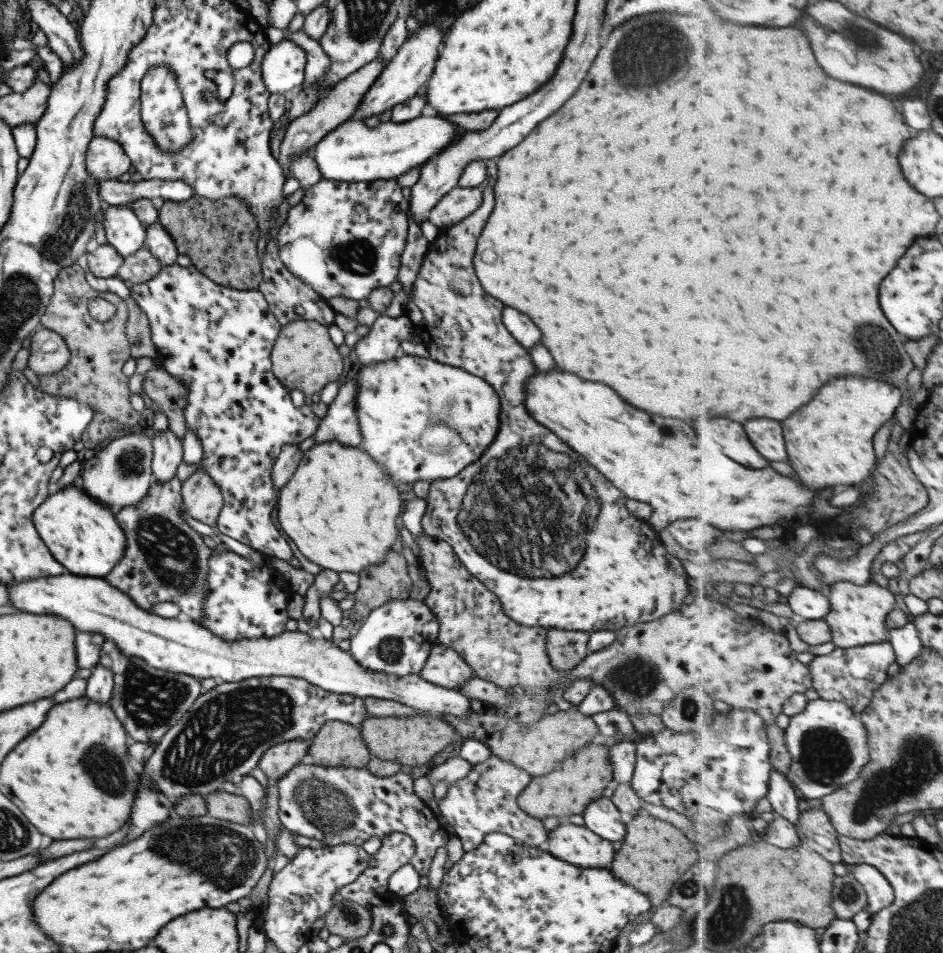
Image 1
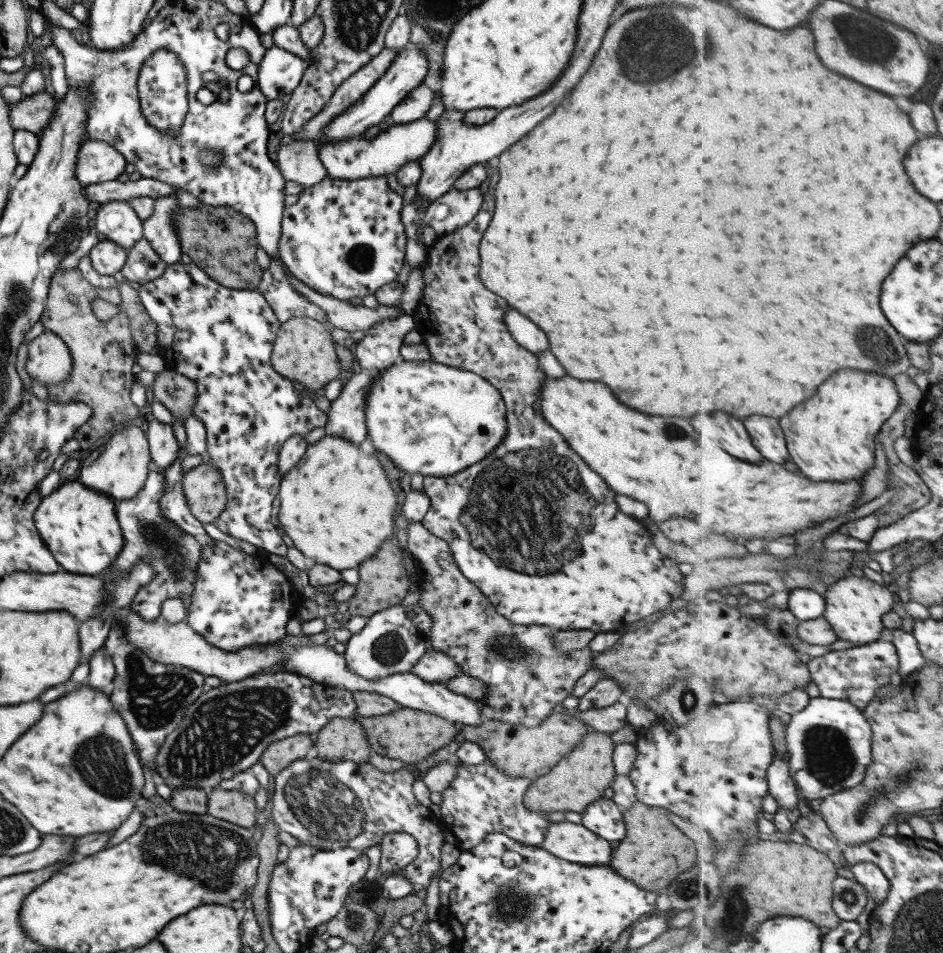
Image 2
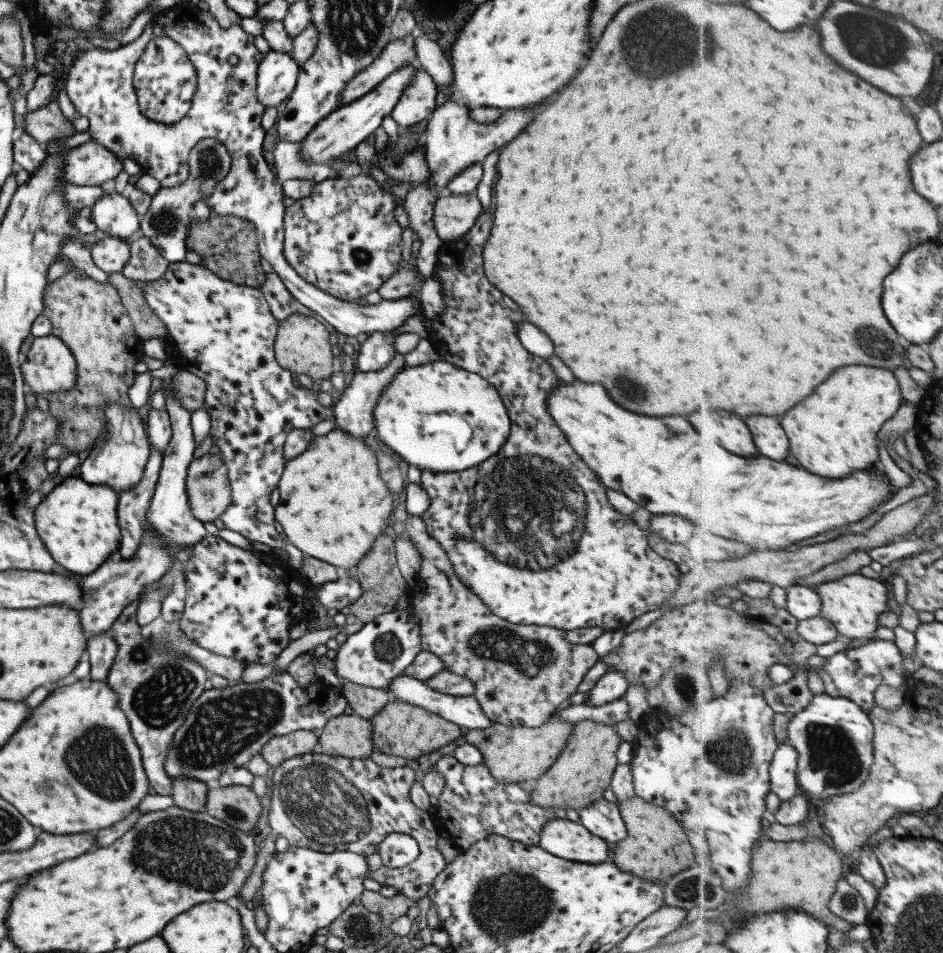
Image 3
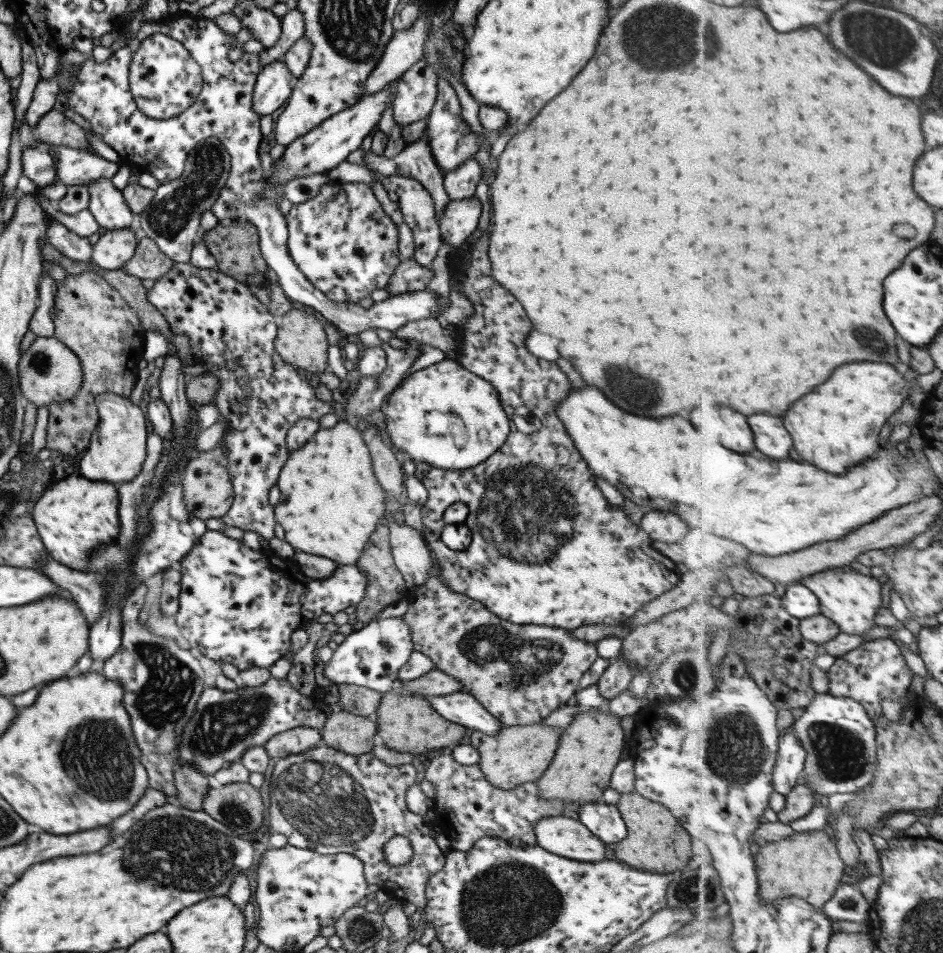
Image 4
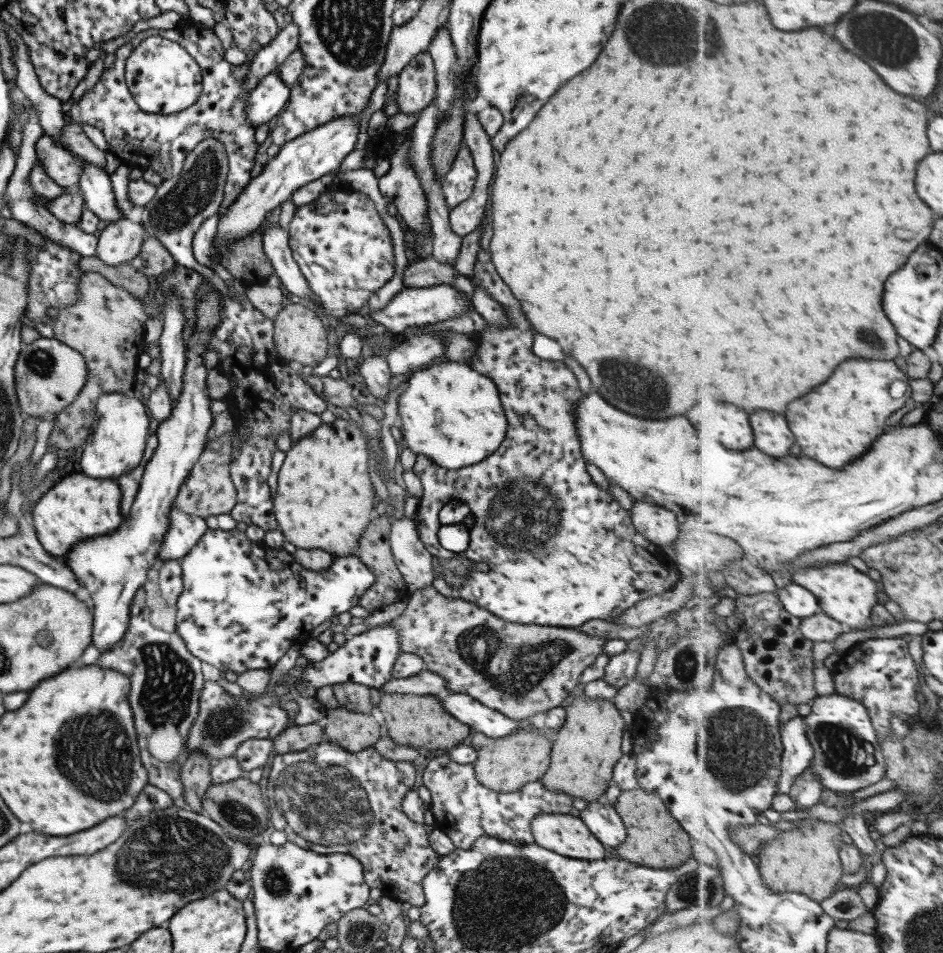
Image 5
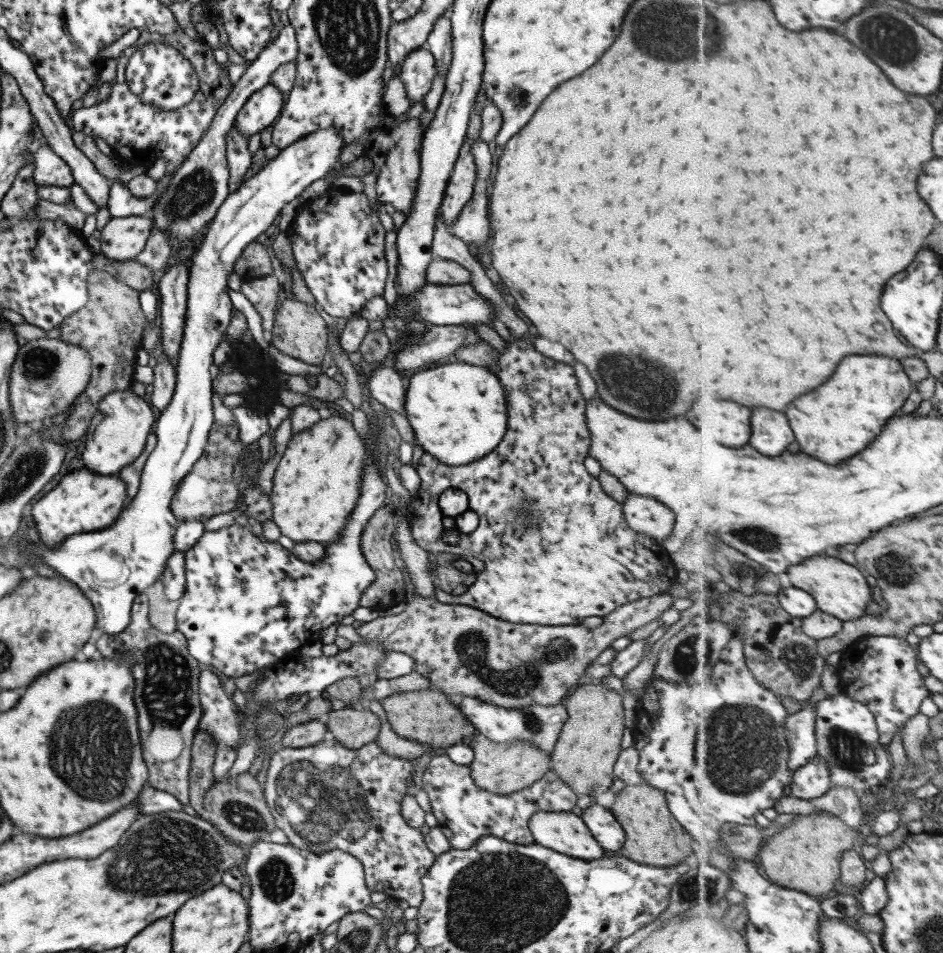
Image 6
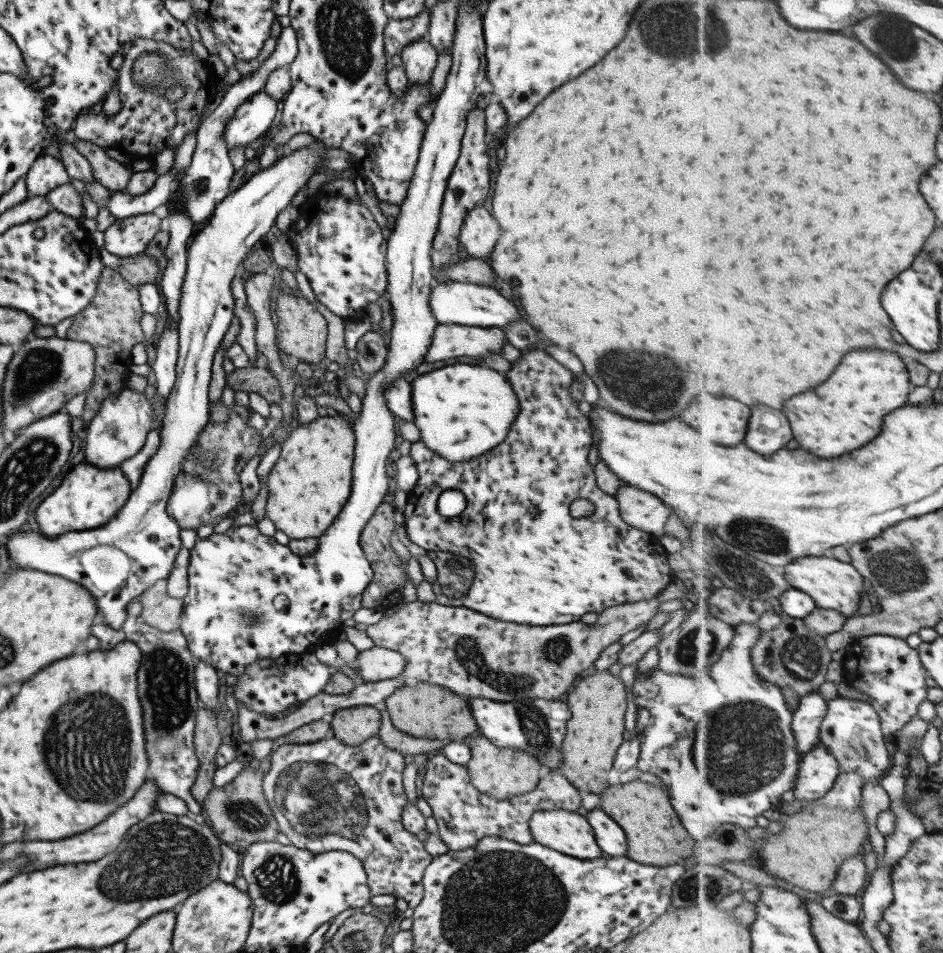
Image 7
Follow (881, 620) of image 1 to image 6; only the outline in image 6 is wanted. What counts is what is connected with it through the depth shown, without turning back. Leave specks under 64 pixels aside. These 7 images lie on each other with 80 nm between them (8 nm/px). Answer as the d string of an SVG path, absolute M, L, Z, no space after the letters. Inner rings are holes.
M817 556L809 558L793 568L789 568L786 574L793 587L809 592L818 603L818 608L828 612L843 621L857 620L865 614L866 604L872 601L871 586L866 582L863 572L858 566L847 564L837 557Z

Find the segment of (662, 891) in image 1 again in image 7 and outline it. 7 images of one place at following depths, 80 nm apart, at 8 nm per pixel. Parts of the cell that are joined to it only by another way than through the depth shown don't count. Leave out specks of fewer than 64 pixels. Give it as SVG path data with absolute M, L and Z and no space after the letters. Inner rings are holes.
M629 781L607 785L601 792L600 809L621 826L627 838L627 858L639 864L677 865L692 854L694 841L677 818L668 794L647 782Z

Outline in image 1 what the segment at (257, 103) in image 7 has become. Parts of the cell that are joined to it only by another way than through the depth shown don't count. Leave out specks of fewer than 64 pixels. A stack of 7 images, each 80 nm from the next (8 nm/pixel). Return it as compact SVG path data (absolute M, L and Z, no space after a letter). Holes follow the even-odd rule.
M281 40L271 45L260 62L261 81L265 82L267 93L282 95L295 87L300 87L304 78L305 53L294 42Z

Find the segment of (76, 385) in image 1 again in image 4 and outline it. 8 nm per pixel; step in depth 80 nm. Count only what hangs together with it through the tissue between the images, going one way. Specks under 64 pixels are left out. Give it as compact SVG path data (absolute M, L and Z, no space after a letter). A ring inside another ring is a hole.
M85 271L67 275L55 285L52 337L77 356L82 370L82 383L69 400L48 404L45 448L56 457L68 457L84 451L89 439L95 435L98 423L97 395L109 393L130 396L139 373L137 363L142 359L143 330L135 311L97 273Z

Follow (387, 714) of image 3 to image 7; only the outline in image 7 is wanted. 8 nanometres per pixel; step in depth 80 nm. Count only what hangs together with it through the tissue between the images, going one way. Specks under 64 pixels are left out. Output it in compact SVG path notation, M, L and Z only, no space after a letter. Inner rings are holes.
M409 682L401 685L383 700L391 724L397 730L415 738L430 738L446 742L458 741L478 730L467 699L455 696L442 686L426 682Z

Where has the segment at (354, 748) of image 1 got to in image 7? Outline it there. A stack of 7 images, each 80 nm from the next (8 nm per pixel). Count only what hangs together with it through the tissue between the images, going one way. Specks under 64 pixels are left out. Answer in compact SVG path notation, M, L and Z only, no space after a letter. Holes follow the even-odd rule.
M374 706L345 708L333 713L330 729L333 736L349 746L357 746L378 734L379 711Z

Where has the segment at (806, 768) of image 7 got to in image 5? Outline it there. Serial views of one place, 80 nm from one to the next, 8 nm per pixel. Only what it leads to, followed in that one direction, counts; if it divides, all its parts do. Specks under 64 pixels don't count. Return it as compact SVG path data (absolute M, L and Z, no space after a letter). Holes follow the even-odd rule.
M810 766L805 772L802 772L795 779L790 792L791 798L799 803L796 815L819 803L825 789L824 782L813 767Z

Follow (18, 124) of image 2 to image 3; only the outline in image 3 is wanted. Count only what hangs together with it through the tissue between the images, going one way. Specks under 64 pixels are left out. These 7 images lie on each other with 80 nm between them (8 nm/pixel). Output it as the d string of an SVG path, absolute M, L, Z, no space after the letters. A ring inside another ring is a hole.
M53 99L35 111L26 110L23 124L25 132L42 145L71 137L75 131L72 124L64 119L57 102Z

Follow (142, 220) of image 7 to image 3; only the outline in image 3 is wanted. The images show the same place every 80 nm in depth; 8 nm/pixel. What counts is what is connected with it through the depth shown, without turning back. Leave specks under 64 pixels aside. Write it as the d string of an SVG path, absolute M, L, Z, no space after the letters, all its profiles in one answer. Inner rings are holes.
M106 237L95 241L89 248L93 264L105 274L119 273L129 258L129 243L119 237Z

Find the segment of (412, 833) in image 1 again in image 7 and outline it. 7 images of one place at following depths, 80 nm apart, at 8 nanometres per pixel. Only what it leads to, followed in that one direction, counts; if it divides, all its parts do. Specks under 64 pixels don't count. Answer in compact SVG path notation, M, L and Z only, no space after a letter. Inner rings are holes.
M379 735L369 737L357 746L343 744L343 742L337 740L334 736L331 738L323 737L321 740L309 744L277 742L264 764L266 771L262 775L262 793L268 802L269 808L272 809L273 816L276 818L278 832L285 835L291 842L291 845L307 850L312 854L329 851L348 852L361 861L366 874L366 885L371 896L390 894L398 900L401 907L414 909L422 899L422 874L428 862L431 862L432 856L425 852L422 842L419 842L415 835L403 828L400 821L401 811L408 802L405 793L403 793L403 786L401 785L401 771L405 768L407 760L400 752L386 747L384 742L379 738Z

